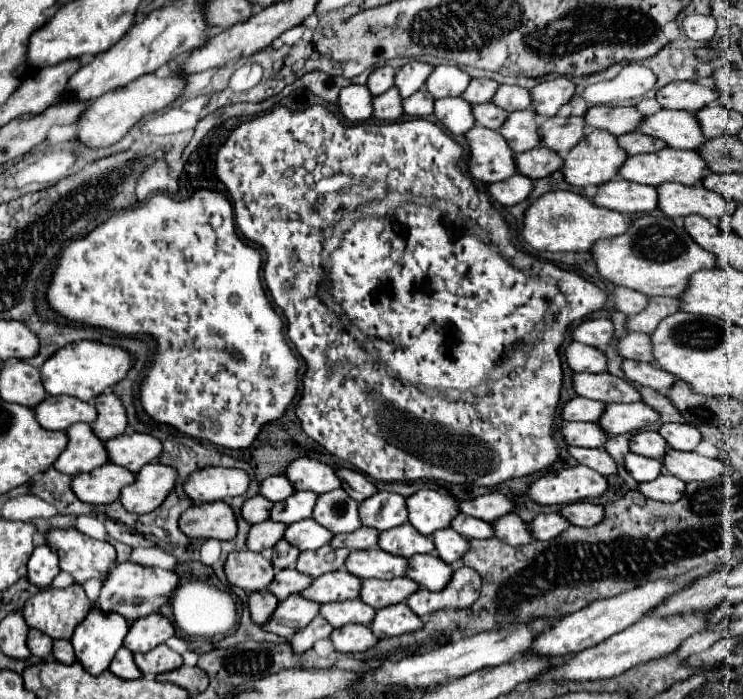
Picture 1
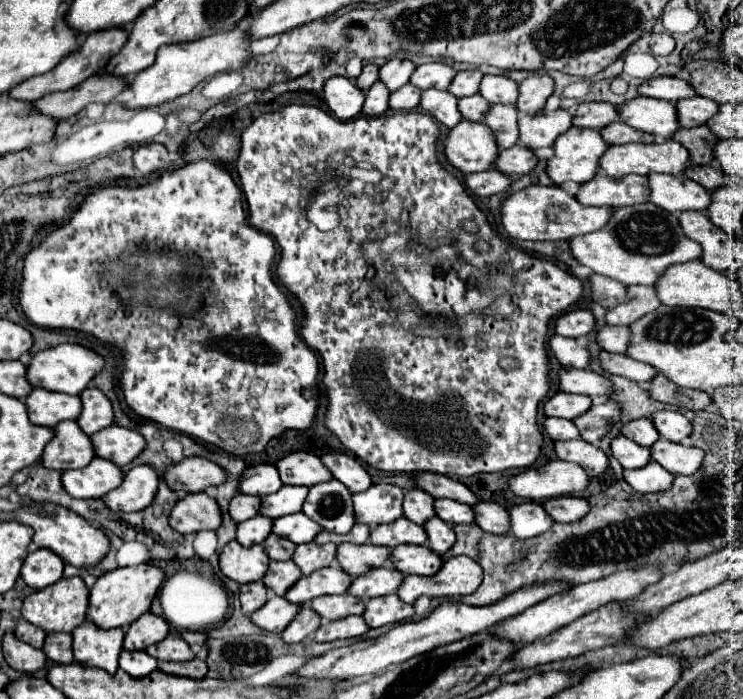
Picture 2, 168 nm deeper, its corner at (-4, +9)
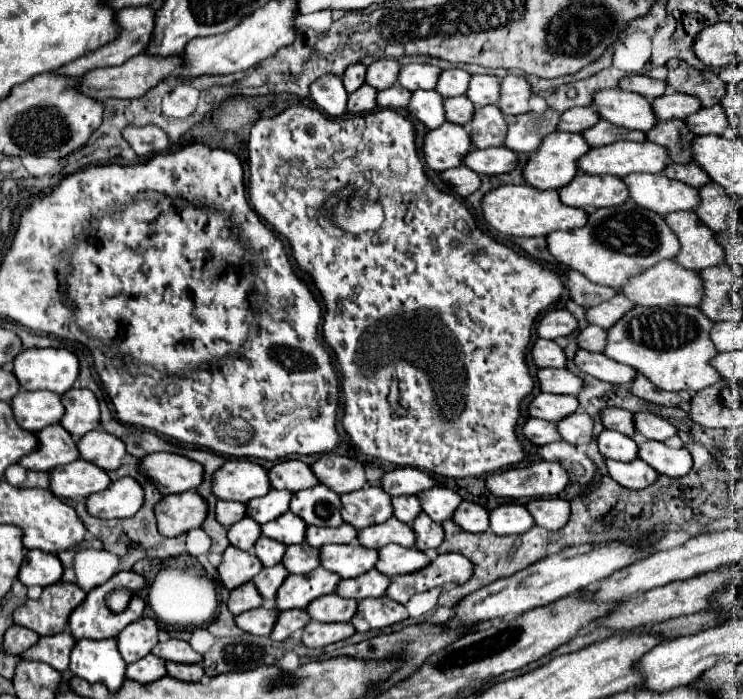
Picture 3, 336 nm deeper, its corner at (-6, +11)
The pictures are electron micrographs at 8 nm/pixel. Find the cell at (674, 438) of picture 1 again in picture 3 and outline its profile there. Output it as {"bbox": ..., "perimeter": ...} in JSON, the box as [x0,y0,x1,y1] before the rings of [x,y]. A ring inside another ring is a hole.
{"bbox":[633,412,677,440],"perimeter":[[[639,412],[639,414],[633,414],[633,420],[635,420],[635,430],[637,434],[641,434],[643,438],[647,440],[667,440],[671,436],[677,434],[677,428],[667,422],[665,418],[659,418],[651,412]]]}

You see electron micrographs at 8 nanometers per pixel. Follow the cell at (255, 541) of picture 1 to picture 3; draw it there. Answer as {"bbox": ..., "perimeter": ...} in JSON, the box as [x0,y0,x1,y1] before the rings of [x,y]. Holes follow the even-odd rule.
{"bbox":[227,516,261,550],"perimeter":[[[245,516],[243,520],[239,520],[239,524],[233,524],[229,530],[227,530],[227,538],[229,538],[229,544],[239,548],[239,550],[251,550],[255,540],[261,536],[261,526],[251,520],[249,516]]]}

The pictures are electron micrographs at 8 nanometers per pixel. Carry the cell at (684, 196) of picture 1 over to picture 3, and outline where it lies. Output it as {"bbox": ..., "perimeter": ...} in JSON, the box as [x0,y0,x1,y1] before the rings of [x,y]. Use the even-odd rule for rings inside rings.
{"bbox":[623,174,699,216],"perimeter":[[[631,174],[625,176],[623,182],[627,184],[629,198],[639,204],[641,208],[659,212],[661,216],[677,212],[677,210],[695,210],[699,206],[699,190],[693,186],[687,186],[677,180],[669,180],[665,174]]]}

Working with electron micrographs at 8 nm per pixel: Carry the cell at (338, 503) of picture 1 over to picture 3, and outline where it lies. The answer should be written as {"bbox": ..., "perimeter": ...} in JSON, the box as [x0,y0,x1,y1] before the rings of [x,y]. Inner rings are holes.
{"bbox":[289,484,341,526],"perimeter":[[[317,484],[303,492],[291,496],[289,510],[297,514],[305,524],[313,526],[339,526],[341,518],[341,500],[339,494],[331,492],[327,486]]]}

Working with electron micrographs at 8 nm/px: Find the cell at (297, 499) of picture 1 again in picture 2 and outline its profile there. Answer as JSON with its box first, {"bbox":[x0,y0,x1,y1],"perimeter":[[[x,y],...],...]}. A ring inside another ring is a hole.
{"bbox":[259,486,309,518],"perimeter":[[[283,486],[279,492],[261,498],[259,514],[269,518],[281,518],[287,514],[301,512],[307,492],[309,492],[307,486]]]}

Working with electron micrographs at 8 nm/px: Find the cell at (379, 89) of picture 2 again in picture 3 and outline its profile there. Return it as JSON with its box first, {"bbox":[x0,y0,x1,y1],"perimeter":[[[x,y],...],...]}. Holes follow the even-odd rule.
{"bbox":[347,84,377,114],"perimeter":[[[363,84],[353,94],[349,94],[349,98],[347,98],[347,112],[351,112],[351,114],[363,114],[363,112],[375,110],[377,108],[375,96],[377,96],[377,90],[371,88],[369,84]]]}

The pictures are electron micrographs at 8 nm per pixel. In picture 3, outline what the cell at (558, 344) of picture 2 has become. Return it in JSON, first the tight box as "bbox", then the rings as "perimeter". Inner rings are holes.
{"bbox":[531,338,565,368],"perimeter":[[[537,338],[531,348],[531,358],[537,368],[565,368],[563,348],[557,346],[553,340]]]}

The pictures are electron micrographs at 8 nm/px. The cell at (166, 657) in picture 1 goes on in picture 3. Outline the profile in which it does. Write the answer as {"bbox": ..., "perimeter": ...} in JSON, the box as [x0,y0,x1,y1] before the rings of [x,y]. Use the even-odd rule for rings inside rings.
{"bbox":[151,640,203,664],"perimeter":[[[165,640],[165,642],[159,642],[151,654],[163,658],[163,660],[169,660],[169,662],[181,662],[181,664],[201,664],[203,662],[203,656],[197,654],[189,642],[185,640]]]}

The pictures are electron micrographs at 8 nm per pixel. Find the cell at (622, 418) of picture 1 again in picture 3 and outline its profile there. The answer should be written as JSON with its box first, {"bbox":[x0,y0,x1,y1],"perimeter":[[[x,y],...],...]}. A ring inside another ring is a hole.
{"bbox":[555,412,593,444],"perimeter":[[[575,412],[555,424],[561,440],[569,444],[587,444],[593,432],[593,420],[585,412]]]}

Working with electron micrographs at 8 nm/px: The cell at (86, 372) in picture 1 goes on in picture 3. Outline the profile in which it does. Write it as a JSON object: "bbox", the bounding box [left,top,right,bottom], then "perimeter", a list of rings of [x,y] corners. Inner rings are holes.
{"bbox":[13,348,79,394],"perimeter":[[[31,348],[13,360],[13,374],[25,390],[65,394],[79,376],[79,360],[63,348]]]}

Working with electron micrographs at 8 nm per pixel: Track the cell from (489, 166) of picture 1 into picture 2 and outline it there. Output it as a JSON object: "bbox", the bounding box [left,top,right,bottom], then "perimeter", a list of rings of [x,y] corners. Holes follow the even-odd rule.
{"bbox":[445,120,499,174],"perimeter":[[[461,120],[445,138],[445,156],[463,174],[495,168],[499,146],[483,122]]]}

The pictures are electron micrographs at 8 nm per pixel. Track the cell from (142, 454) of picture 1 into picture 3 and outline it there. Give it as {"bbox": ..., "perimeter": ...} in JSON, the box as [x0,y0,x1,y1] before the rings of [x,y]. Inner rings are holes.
{"bbox":[77,430,127,472],"perimeter":[[[91,430],[85,436],[81,436],[77,442],[77,448],[79,448],[81,460],[93,462],[95,466],[103,468],[105,472],[119,468],[121,458],[127,454],[125,444],[119,438],[103,432],[103,430]]]}

